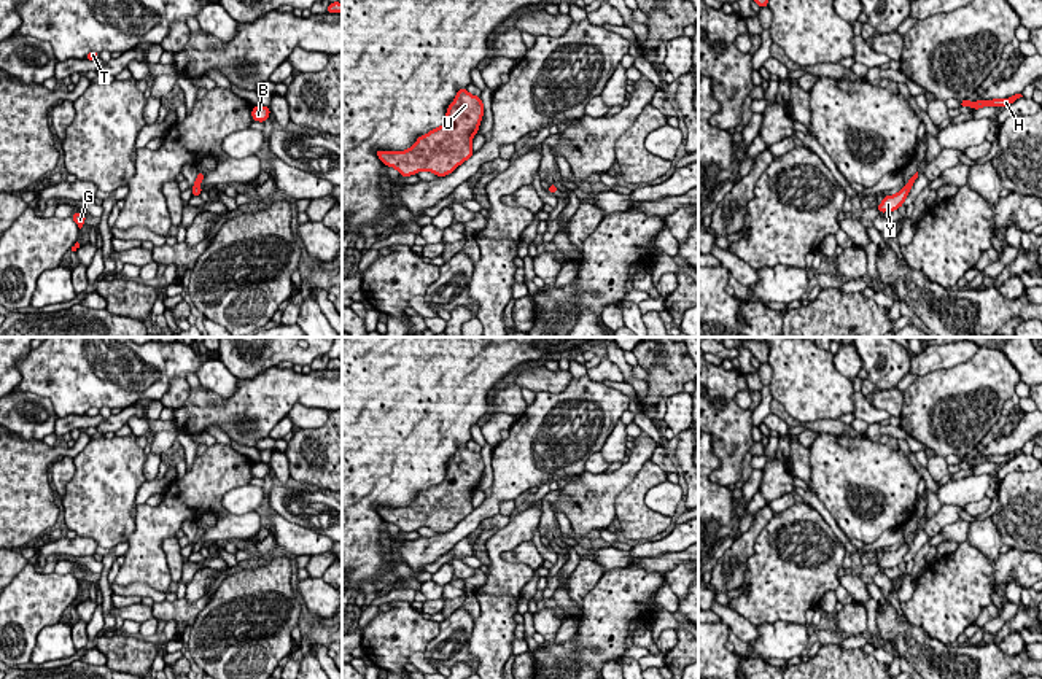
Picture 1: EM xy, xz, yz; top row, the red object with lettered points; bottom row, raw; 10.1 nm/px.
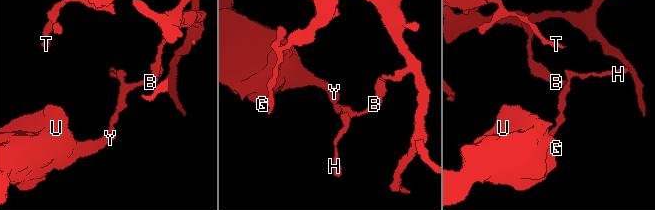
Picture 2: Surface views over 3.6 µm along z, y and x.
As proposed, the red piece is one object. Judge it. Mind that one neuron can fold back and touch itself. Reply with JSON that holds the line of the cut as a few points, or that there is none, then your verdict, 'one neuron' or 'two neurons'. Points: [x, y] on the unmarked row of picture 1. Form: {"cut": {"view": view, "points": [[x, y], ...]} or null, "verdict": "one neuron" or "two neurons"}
{"cut": {"view": "xy", "points": [[198, 541], [193, 546]]}, "verdict": "two neurons"}

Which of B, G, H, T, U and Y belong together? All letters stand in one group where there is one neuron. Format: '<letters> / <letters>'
B H T / G U Y

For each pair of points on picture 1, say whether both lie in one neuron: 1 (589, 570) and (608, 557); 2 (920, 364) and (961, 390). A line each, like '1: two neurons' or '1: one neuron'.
1: two neurons
2: two neurons

